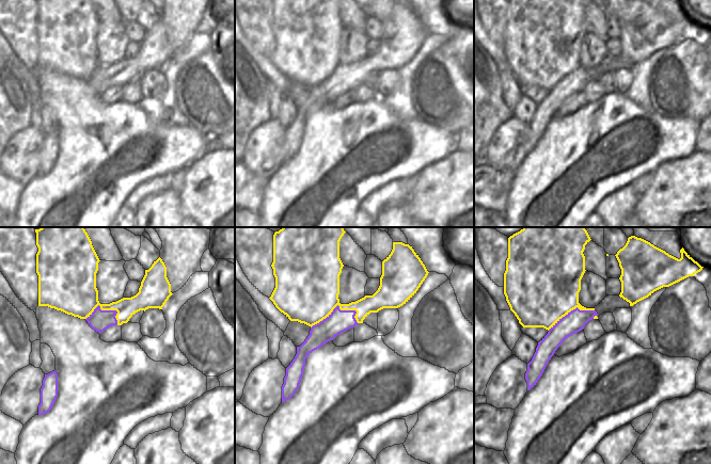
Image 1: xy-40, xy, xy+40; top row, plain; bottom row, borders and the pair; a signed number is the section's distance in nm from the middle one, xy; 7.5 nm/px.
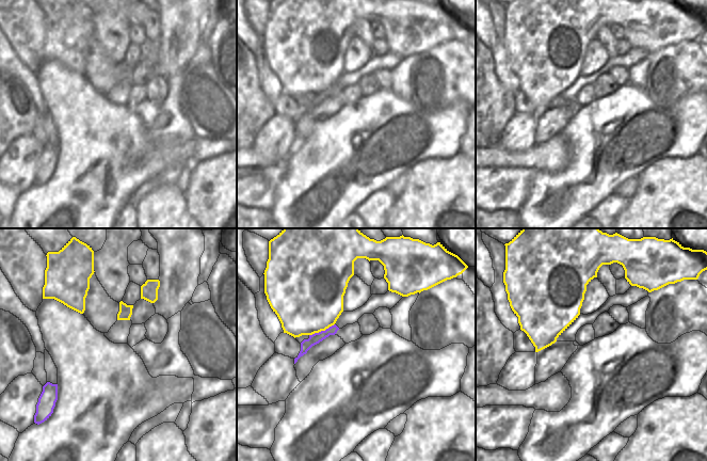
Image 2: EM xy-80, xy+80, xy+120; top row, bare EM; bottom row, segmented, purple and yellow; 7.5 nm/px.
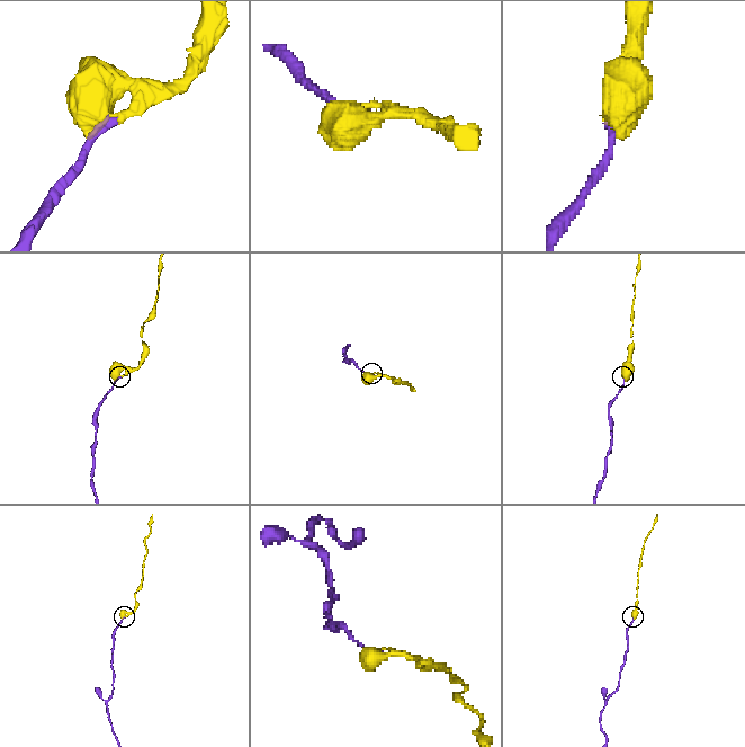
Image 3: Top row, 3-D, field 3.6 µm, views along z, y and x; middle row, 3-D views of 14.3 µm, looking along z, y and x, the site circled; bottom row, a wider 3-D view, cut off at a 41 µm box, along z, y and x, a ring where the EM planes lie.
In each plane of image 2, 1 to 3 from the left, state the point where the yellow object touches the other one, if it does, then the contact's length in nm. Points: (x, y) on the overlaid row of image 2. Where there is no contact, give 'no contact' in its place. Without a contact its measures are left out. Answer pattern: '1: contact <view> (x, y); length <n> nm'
1: no contact
2: contact xy+80 (321, 331); length 220 nm
3: no contact

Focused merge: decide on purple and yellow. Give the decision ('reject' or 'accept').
accept

